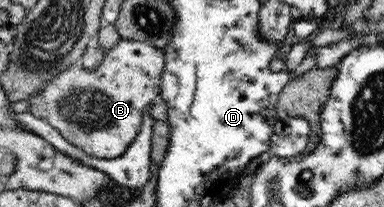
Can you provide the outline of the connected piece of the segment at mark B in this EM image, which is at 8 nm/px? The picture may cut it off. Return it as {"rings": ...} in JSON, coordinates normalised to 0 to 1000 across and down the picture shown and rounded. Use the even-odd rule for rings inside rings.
{"rings":[[[315,184],[273,261],[255,333],[224,333],[211,300],[198,300],[78,459],[70,473],[76,556],[125,589],[177,686],[229,749],[307,763],[362,647],[375,522],[414,478],[430,280],[422,237]]]}

